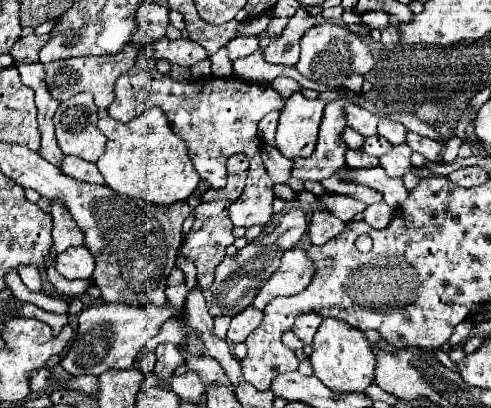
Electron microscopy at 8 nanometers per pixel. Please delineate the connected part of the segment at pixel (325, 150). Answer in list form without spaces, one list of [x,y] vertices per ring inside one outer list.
[[[344,97],[332,101],[324,109],[324,119],[320,125],[320,135],[316,151],[304,161],[292,161],[292,177],[296,179],[328,179],[338,169],[342,169],[346,143],[342,141],[342,131],[346,127],[344,107],[348,101]]]

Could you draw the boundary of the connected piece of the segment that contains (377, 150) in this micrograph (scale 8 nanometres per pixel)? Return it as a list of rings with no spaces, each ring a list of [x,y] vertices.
[[[380,135],[368,137],[366,143],[364,143],[364,147],[362,147],[362,151],[366,151],[368,155],[374,155],[374,157],[382,157],[390,149],[392,149],[392,145],[384,137],[380,137]]]

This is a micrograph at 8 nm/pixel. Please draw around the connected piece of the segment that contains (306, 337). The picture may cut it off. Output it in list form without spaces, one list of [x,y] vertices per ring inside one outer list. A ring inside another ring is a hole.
[[[302,313],[300,317],[296,317],[296,321],[292,325],[292,331],[300,341],[312,343],[312,337],[314,337],[320,321],[322,321],[322,317],[318,313]]]

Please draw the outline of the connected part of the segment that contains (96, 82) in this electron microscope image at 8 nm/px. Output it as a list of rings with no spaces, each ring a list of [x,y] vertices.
[[[126,45],[124,51],[116,55],[102,55],[102,57],[76,57],[76,59],[62,59],[46,65],[46,85],[54,99],[66,101],[80,91],[90,91],[98,107],[108,107],[114,101],[114,83],[120,75],[124,75],[136,63],[138,49],[136,45]]]

